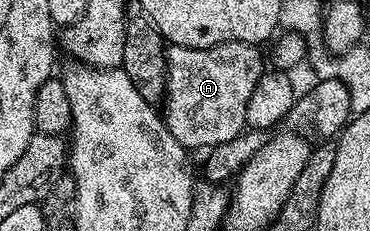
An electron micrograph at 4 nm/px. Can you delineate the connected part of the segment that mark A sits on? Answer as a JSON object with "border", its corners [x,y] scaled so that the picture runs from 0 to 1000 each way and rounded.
{"border":[[[619,177],[554,212],[454,199],[451,407],[435,494],[457,576],[489,632],[568,645],[657,580],[673,429],[716,320],[700,221],[708,216],[692,190],[662,177]]]}

